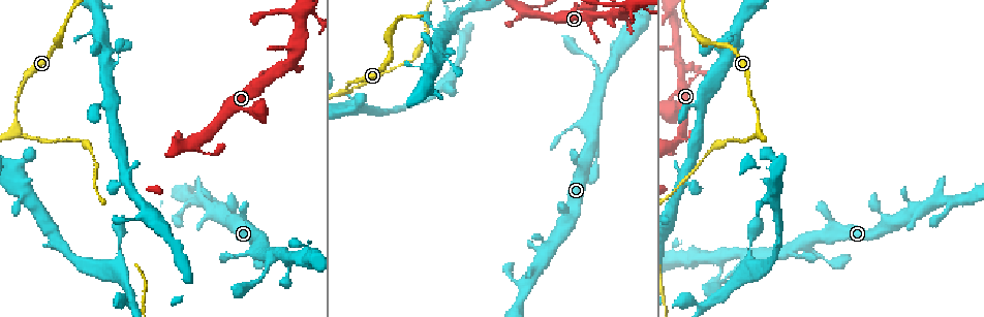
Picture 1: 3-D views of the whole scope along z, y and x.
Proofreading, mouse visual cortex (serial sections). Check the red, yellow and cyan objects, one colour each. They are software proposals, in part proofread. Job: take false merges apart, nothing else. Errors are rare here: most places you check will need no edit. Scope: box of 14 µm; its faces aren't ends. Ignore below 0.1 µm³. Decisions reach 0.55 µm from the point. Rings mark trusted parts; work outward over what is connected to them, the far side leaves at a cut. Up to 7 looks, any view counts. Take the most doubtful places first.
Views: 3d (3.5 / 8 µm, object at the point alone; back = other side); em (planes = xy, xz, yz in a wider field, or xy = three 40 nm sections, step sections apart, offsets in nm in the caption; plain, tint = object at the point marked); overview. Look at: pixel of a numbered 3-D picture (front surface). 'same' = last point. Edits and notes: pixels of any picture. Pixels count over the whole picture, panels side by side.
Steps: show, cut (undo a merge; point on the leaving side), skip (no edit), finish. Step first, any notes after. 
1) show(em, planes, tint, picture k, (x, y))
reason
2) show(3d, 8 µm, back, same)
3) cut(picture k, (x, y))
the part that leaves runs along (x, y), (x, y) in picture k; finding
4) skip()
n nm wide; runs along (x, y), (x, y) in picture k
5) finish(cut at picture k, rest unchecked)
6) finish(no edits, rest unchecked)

show(3d, 3.5 µm, picture 1, (17, 120))
two arms in line, one across

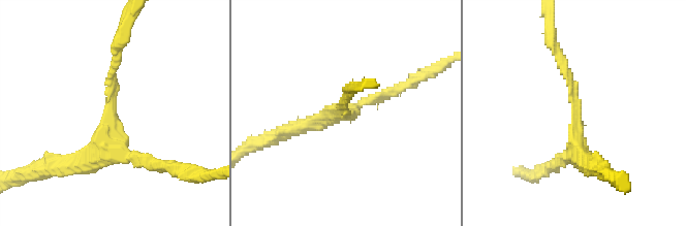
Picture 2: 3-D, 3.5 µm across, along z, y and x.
show(em, xy, step 3, plain, picture 2, (574, 117))
need the tissue

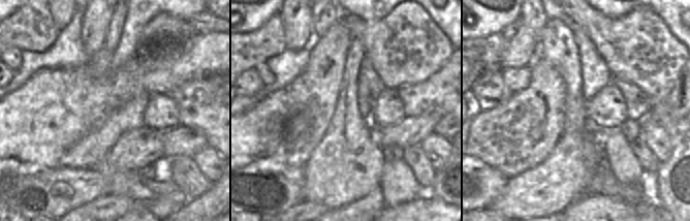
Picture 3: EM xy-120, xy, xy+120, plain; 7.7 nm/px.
show(em, xy, step 3, tint, same)

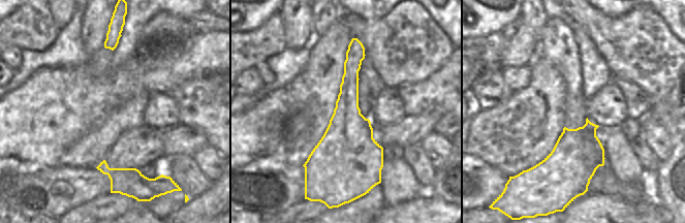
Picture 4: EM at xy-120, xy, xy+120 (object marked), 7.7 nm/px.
skip()
arms of 150, 150, 300 nm; all the same cell

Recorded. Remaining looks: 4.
show(3d, 3.5 µm, picture 1, (644, 7))
sharp bend

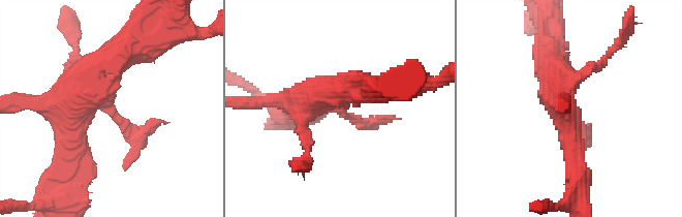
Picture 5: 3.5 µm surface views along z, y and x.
show(em, planes, tint, picture 5, (337, 107))
arms of 150, 400 nm; now the EM

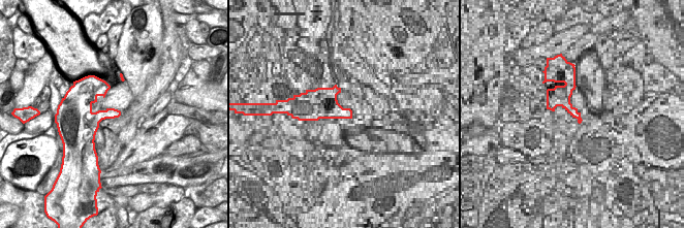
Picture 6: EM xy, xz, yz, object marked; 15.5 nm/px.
show(em, xy, step 2, tint, same)
another direction

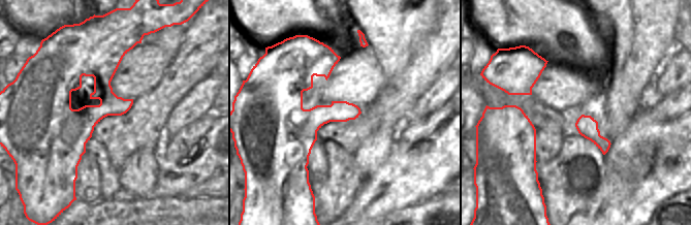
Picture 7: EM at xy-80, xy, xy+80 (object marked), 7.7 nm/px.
skip()
runs along (299, 111), (331, 102), (362, 121) in picture 5; one cell here

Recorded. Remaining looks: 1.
finish(no edits, rest unchecked)

